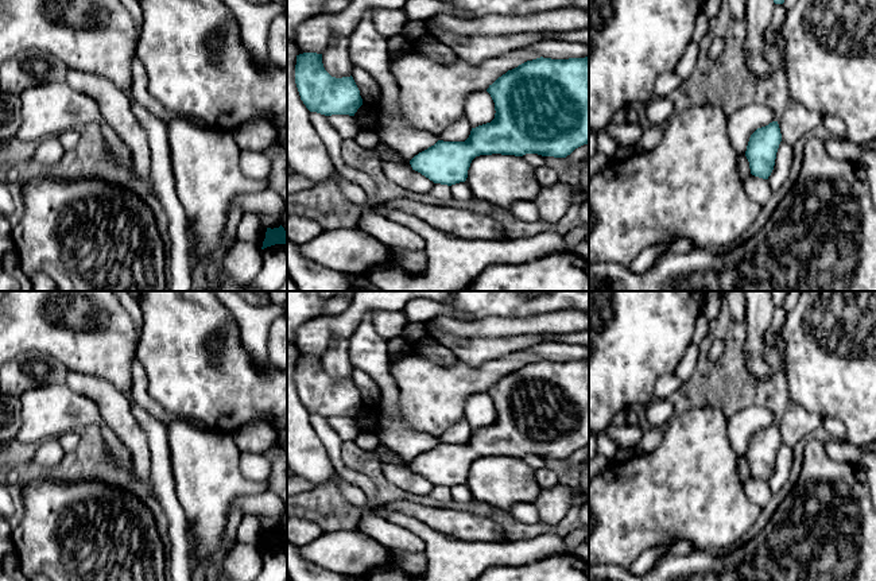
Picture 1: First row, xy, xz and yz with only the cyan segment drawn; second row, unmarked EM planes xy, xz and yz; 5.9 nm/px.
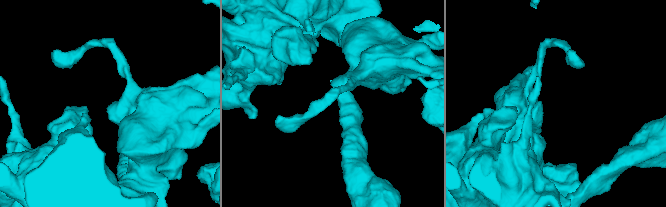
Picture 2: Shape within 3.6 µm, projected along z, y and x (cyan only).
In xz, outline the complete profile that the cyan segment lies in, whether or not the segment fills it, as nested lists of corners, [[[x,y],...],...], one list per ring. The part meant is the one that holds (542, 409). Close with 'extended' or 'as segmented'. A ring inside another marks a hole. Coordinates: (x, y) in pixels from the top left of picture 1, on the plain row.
[[[589,359],[527,363],[499,379],[487,394],[495,404],[495,421],[472,430],[465,444],[438,442],[410,462],[412,472],[434,485],[451,488],[466,483],[472,462],[480,457],[566,460],[589,445]]]; as segmented

